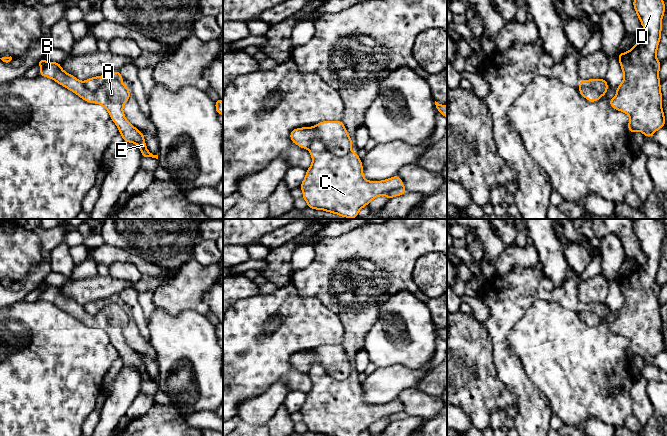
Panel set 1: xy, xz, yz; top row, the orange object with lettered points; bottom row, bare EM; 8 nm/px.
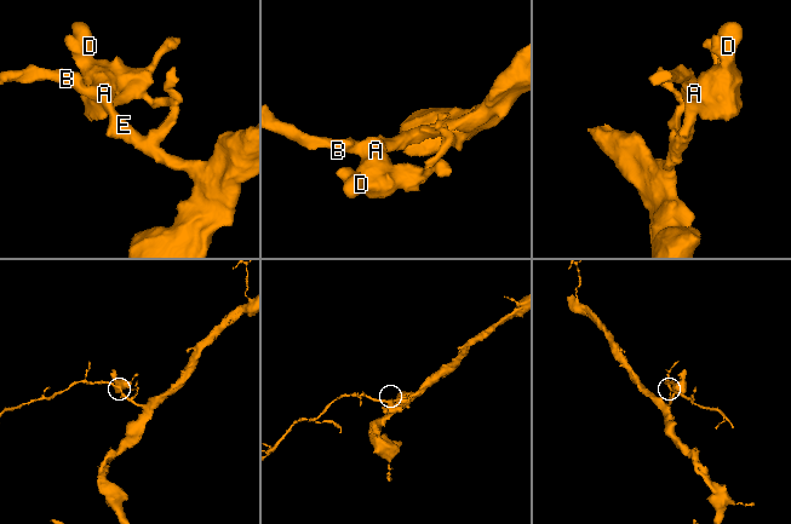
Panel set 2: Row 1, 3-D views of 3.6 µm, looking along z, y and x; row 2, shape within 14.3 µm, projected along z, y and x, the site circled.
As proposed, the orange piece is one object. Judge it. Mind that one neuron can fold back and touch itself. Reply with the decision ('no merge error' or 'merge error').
merge error

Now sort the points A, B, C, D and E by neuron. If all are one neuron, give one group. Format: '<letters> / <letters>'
A B E / C D

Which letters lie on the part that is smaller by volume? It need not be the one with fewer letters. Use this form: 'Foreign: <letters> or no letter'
Foreign: C, D

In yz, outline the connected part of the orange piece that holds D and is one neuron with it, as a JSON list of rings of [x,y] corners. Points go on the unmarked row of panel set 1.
[[[636,219],[633,231],[646,254],[646,262],[629,275],[618,278],[624,302],[616,313],[616,320],[608,327],[629,339],[630,357],[640,355],[650,362],[665,350],[659,303],[661,286],[656,281],[665,226],[660,219]]]

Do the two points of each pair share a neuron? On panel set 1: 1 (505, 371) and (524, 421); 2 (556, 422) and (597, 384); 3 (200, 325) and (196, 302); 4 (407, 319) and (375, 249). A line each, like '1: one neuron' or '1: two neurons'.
1: one neuron
2: two neurons
3: two neurons
4: two neurons

